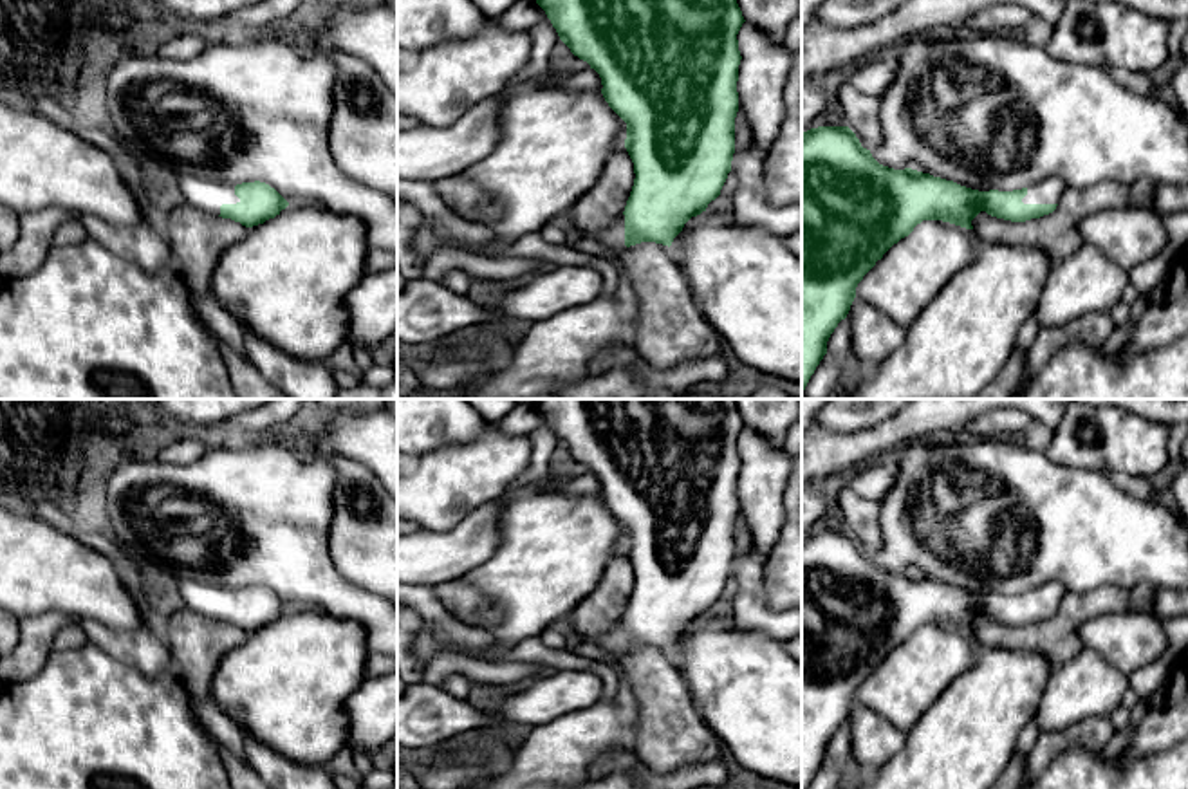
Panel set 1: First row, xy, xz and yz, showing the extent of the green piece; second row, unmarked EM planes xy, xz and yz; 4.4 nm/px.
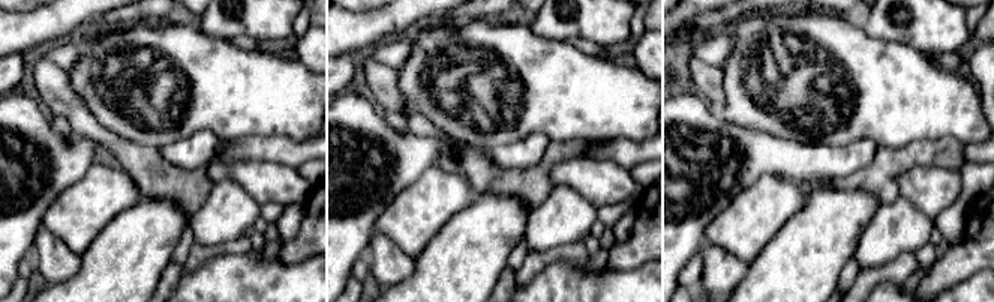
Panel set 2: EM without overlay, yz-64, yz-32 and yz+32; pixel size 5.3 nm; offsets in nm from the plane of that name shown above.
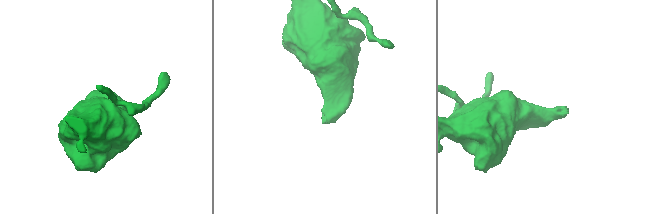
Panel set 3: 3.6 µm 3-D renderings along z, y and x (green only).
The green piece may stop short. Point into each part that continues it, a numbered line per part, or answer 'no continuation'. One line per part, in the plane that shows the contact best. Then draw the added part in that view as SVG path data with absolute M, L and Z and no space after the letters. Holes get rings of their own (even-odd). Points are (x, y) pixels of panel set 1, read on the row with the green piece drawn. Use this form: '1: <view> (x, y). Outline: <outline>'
1: yz (1049, 190). Outline: M1049 177L1031 184L1022 202L1024 204L1058 204L1065 190L1067 188L1063 181L1056 177Z

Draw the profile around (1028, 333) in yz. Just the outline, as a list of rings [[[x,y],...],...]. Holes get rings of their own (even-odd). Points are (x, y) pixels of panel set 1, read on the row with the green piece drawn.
[[[1033,312],[1024,325],[1018,330],[1016,345],[1027,354],[1033,341],[1036,339],[1036,334],[1040,330],[1040,321],[1036,312]]]

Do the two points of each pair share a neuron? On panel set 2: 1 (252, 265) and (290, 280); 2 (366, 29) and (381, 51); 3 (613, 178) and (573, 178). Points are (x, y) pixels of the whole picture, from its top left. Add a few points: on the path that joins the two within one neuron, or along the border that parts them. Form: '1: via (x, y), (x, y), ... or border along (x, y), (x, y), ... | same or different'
1: via (261, 274), (267, 280), (281, 280) | same
2: border along (408, 32), (401, 32), (375, 45) | different
3: via (603, 178), (583, 178) | same

